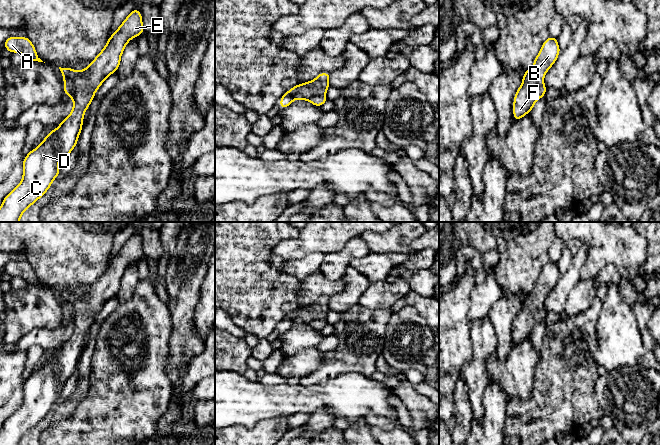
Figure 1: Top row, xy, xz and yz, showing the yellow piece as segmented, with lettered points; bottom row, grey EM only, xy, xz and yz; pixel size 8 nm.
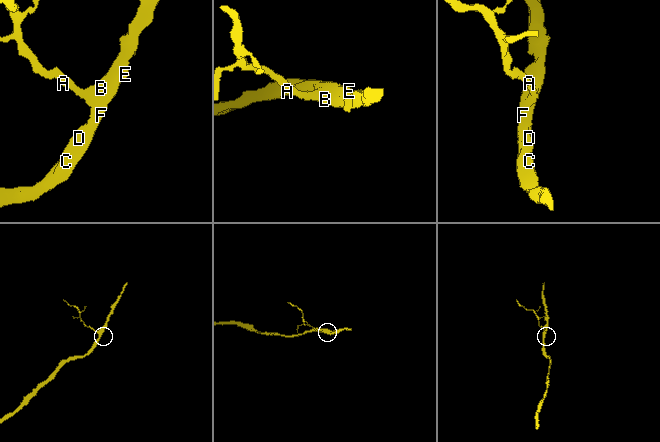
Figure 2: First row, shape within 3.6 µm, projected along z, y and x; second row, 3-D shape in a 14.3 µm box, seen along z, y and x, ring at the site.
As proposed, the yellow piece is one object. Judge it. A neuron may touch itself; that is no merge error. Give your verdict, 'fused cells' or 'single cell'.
single cell

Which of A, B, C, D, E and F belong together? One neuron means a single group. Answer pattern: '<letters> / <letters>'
A B C D E F

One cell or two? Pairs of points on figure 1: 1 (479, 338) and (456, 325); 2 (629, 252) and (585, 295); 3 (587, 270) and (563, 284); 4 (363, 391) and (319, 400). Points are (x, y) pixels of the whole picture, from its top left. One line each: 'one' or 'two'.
1: two
2: two
3: two
4: one

